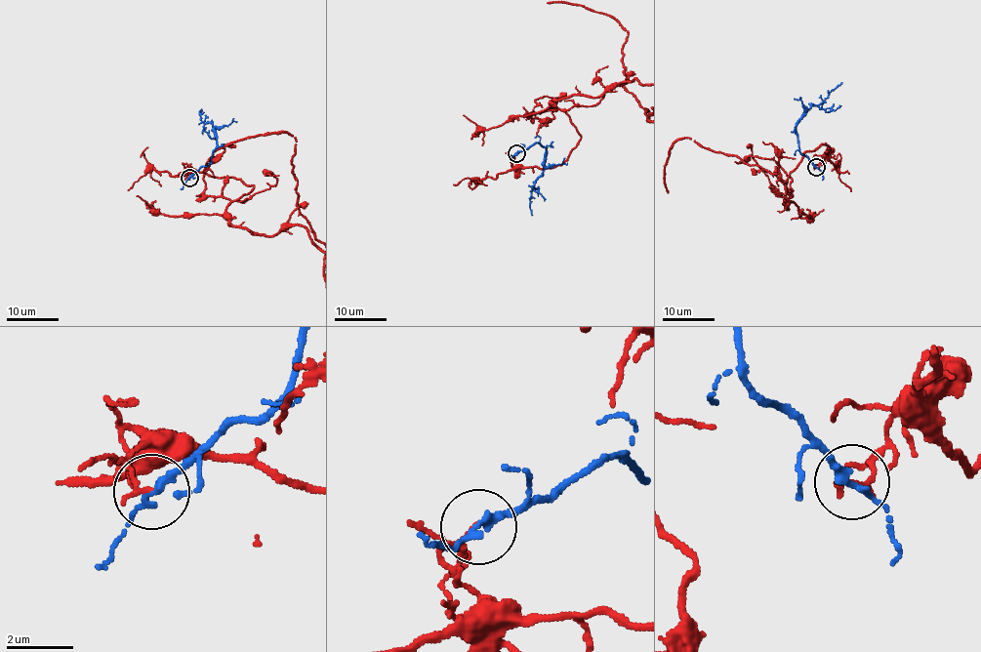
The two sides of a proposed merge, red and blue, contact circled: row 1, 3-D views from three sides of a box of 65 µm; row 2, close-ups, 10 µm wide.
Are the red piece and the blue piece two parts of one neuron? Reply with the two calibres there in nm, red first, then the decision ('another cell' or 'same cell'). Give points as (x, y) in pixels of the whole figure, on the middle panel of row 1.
140/200 nm | same cell

